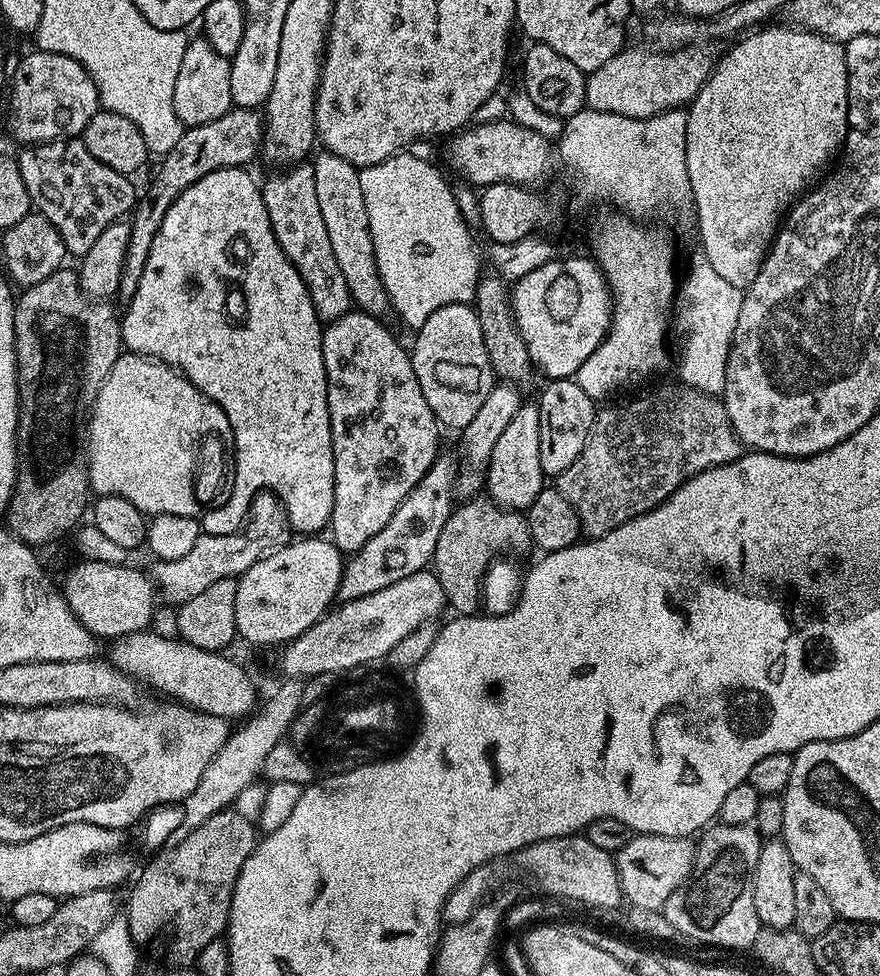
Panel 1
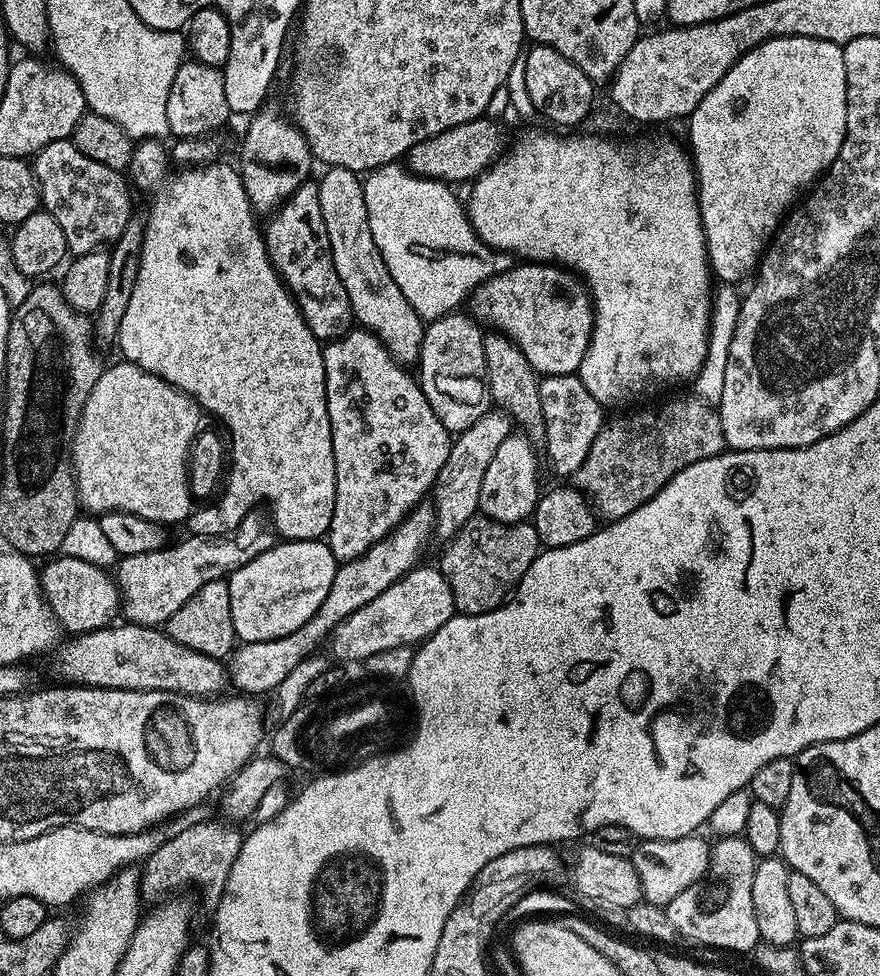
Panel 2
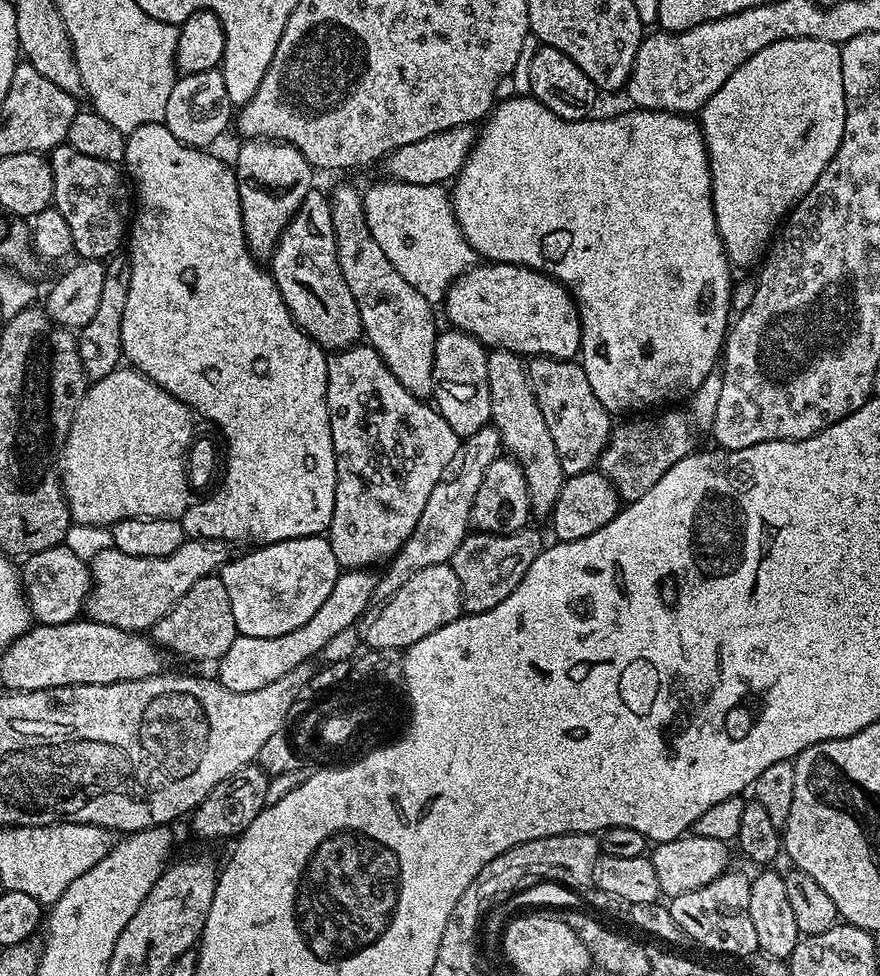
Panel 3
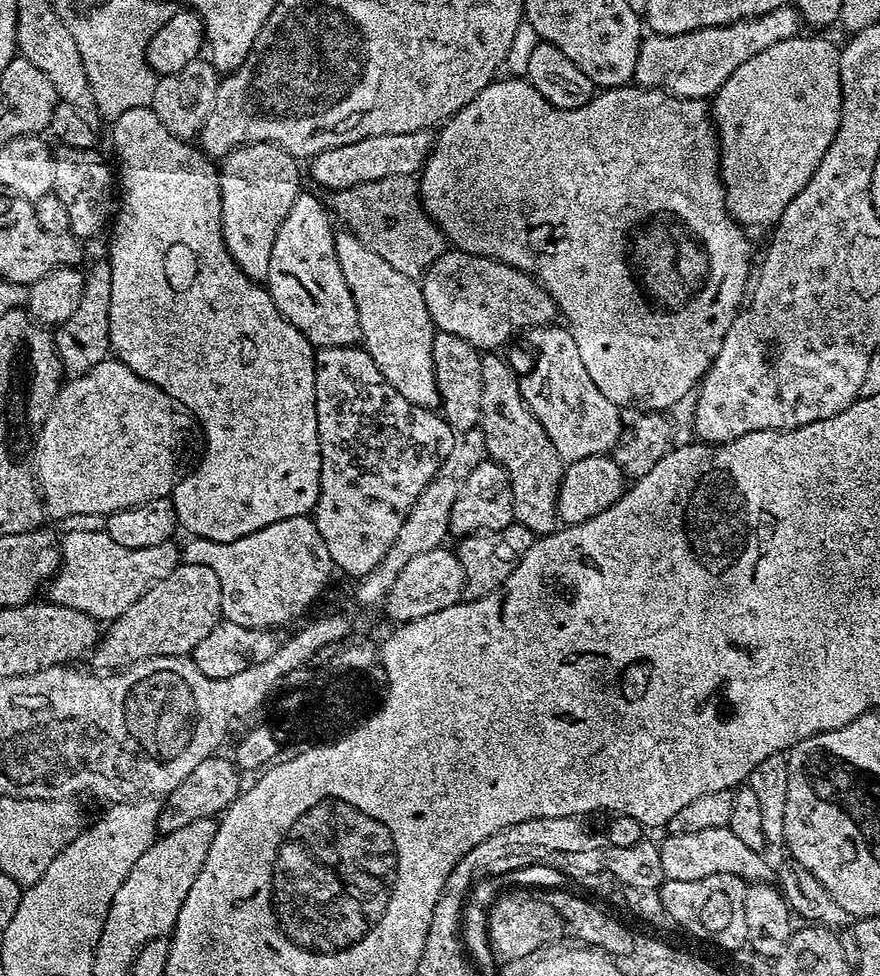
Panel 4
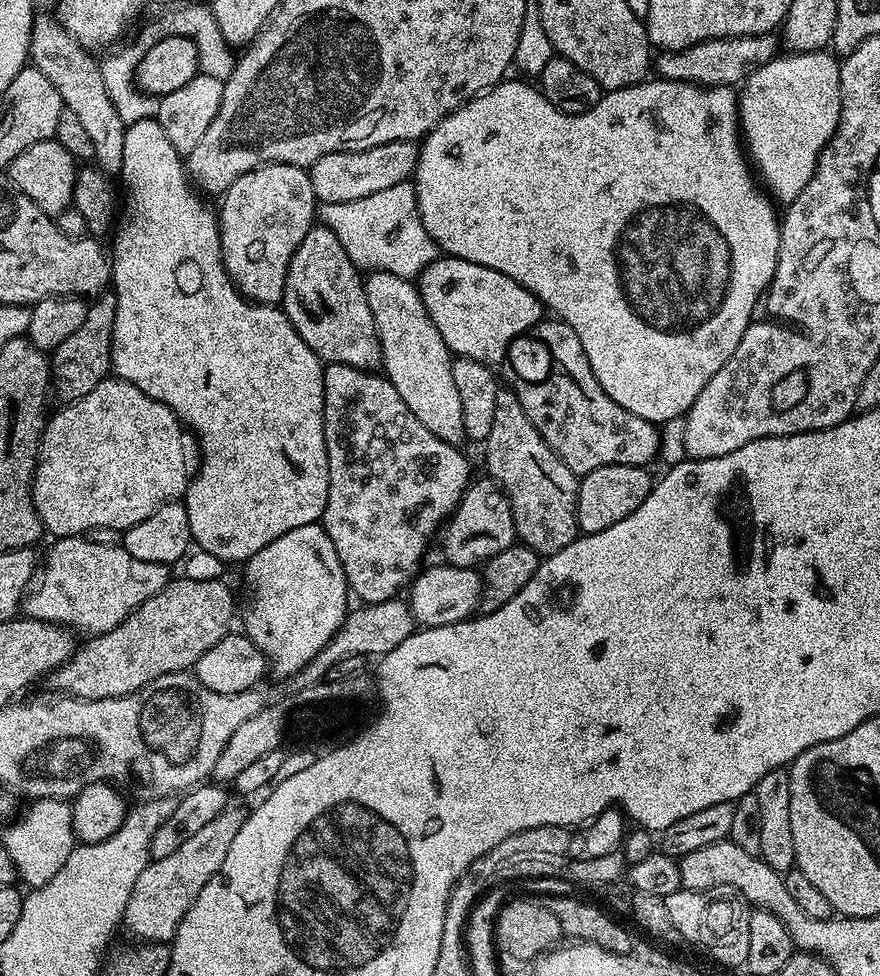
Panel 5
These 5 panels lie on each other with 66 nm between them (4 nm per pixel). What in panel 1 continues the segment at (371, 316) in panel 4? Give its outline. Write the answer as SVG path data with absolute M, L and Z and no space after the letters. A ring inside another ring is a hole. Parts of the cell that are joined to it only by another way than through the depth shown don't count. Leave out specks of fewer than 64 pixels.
M324 150L317 160L311 161L314 170L314 191L318 194L318 207L322 210L322 222L326 222L326 234L330 234L330 246L334 246L334 258L338 258L338 267L342 269L342 278L346 278L346 286L352 295L353 305L361 312L369 312L371 316L383 317L390 305L384 283L376 269L374 258L374 242L370 238L370 218L366 214L366 198L362 198L362 182L360 173L346 158Z

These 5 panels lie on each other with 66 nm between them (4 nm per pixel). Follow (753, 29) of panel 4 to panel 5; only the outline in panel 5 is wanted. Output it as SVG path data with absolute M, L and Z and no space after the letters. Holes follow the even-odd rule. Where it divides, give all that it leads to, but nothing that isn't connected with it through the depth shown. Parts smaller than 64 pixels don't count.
M772 32L757 36L727 36L703 40L677 52L661 51L654 60L654 72L662 80L681 80L701 86L736 86L748 79L756 68L770 62L778 52L778 40ZM737 83L737 84L736 84Z

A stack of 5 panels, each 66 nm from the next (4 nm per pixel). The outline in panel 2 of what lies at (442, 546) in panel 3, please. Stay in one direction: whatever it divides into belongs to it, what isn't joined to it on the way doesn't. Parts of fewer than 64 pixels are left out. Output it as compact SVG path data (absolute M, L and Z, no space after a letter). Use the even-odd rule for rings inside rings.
M489 410L474 422L474 426L457 433L453 439L450 454L447 456L439 477L432 489L432 505L435 517L434 534L438 539L449 540L469 520L477 515L482 490L483 475L494 458L495 451L512 434L514 425L511 417L503 410Z

